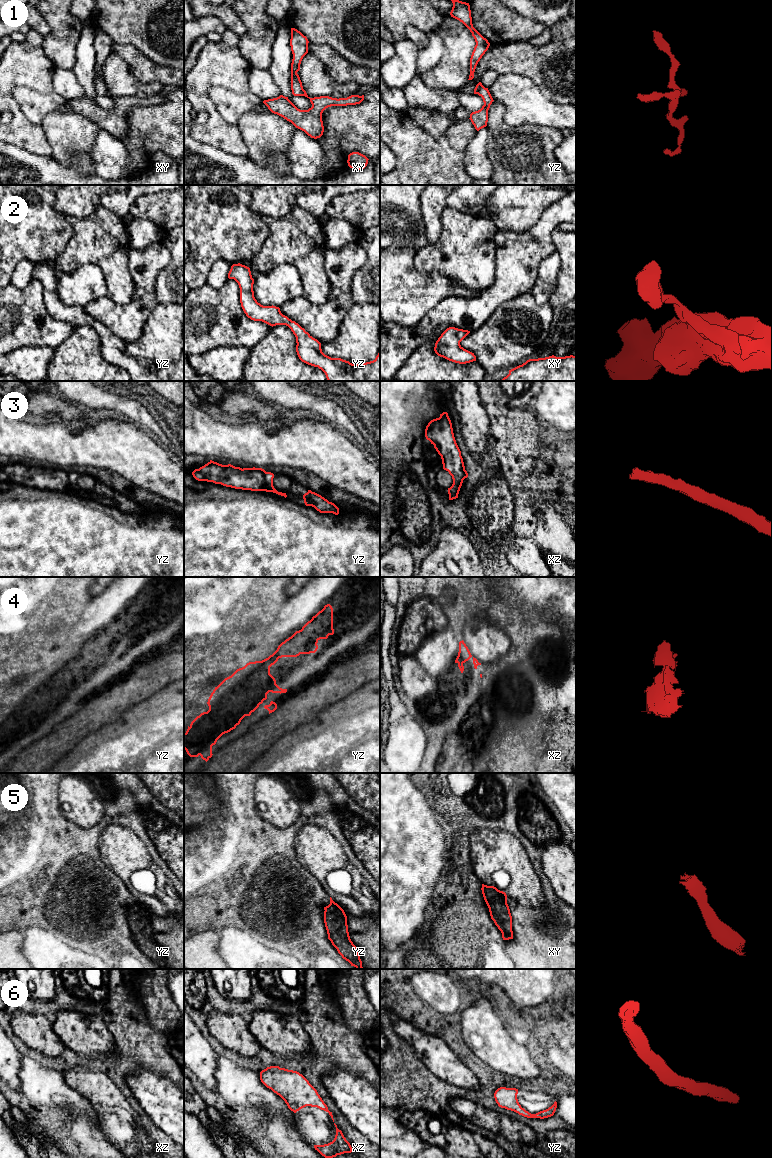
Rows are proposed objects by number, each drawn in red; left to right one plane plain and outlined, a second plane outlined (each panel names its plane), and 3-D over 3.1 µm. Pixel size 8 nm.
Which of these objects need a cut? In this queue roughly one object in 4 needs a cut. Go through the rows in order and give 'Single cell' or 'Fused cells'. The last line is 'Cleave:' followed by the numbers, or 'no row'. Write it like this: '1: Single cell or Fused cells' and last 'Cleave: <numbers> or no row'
1: Single cell
2: Single cell
3: Single cell
4: Single cell
5: Single cell
6: Single cell
Cleave: no row

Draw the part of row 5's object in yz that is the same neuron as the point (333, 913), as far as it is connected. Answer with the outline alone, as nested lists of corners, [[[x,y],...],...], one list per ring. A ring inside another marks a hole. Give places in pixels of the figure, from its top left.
[[[330,897],[330,904],[324,907],[324,923],[328,939],[343,959],[356,969],[363,969],[356,946],[350,939],[347,916],[344,910]]]

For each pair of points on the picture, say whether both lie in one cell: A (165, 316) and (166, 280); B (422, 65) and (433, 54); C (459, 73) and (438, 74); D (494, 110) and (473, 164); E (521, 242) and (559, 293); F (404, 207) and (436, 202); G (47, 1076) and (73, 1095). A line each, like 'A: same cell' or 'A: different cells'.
A: different cells
B: same cell
C: same cell
D: different cells
E: different cells
F: different cells
G: same cell

